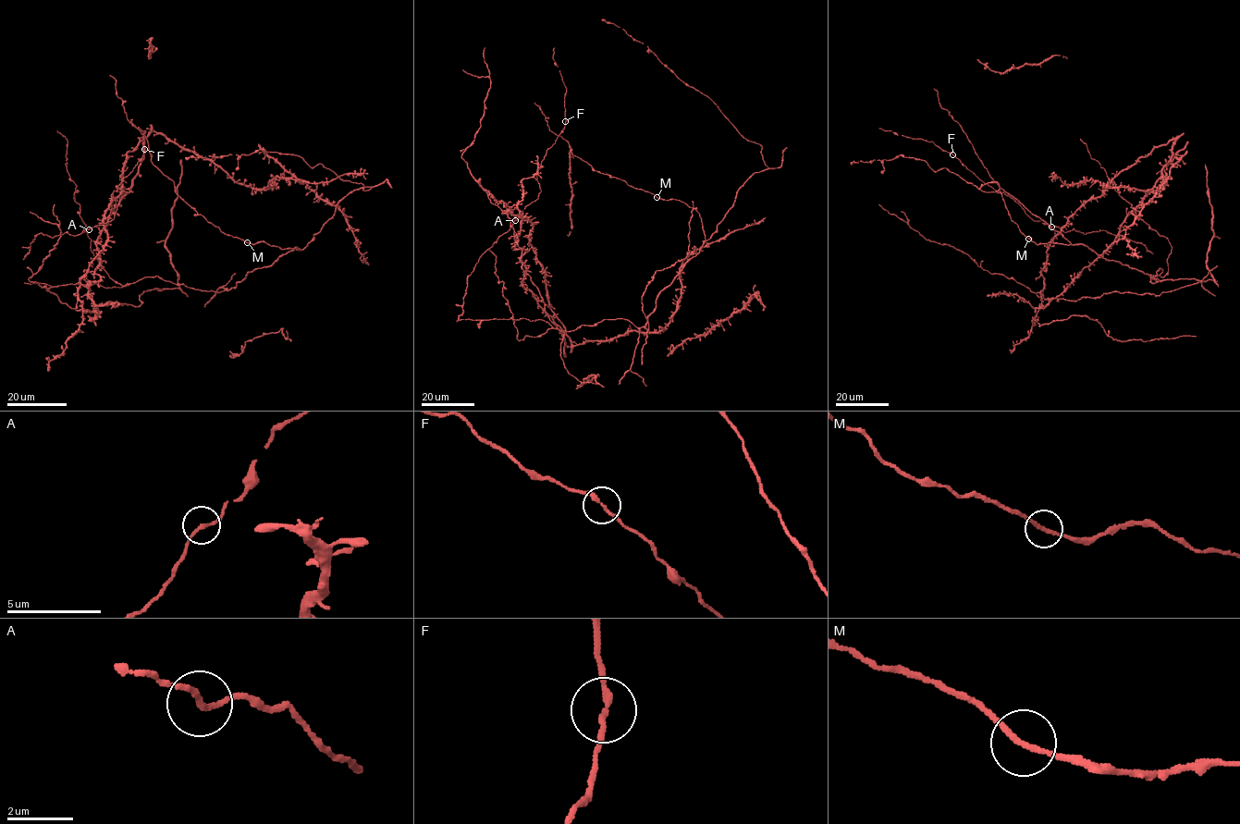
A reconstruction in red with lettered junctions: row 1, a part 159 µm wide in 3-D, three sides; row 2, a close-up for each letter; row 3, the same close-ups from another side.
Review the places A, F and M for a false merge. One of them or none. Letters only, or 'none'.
none

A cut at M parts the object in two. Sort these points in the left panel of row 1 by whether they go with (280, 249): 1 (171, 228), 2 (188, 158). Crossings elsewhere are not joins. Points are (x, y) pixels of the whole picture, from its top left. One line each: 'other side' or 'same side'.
1: same side
2: same side

